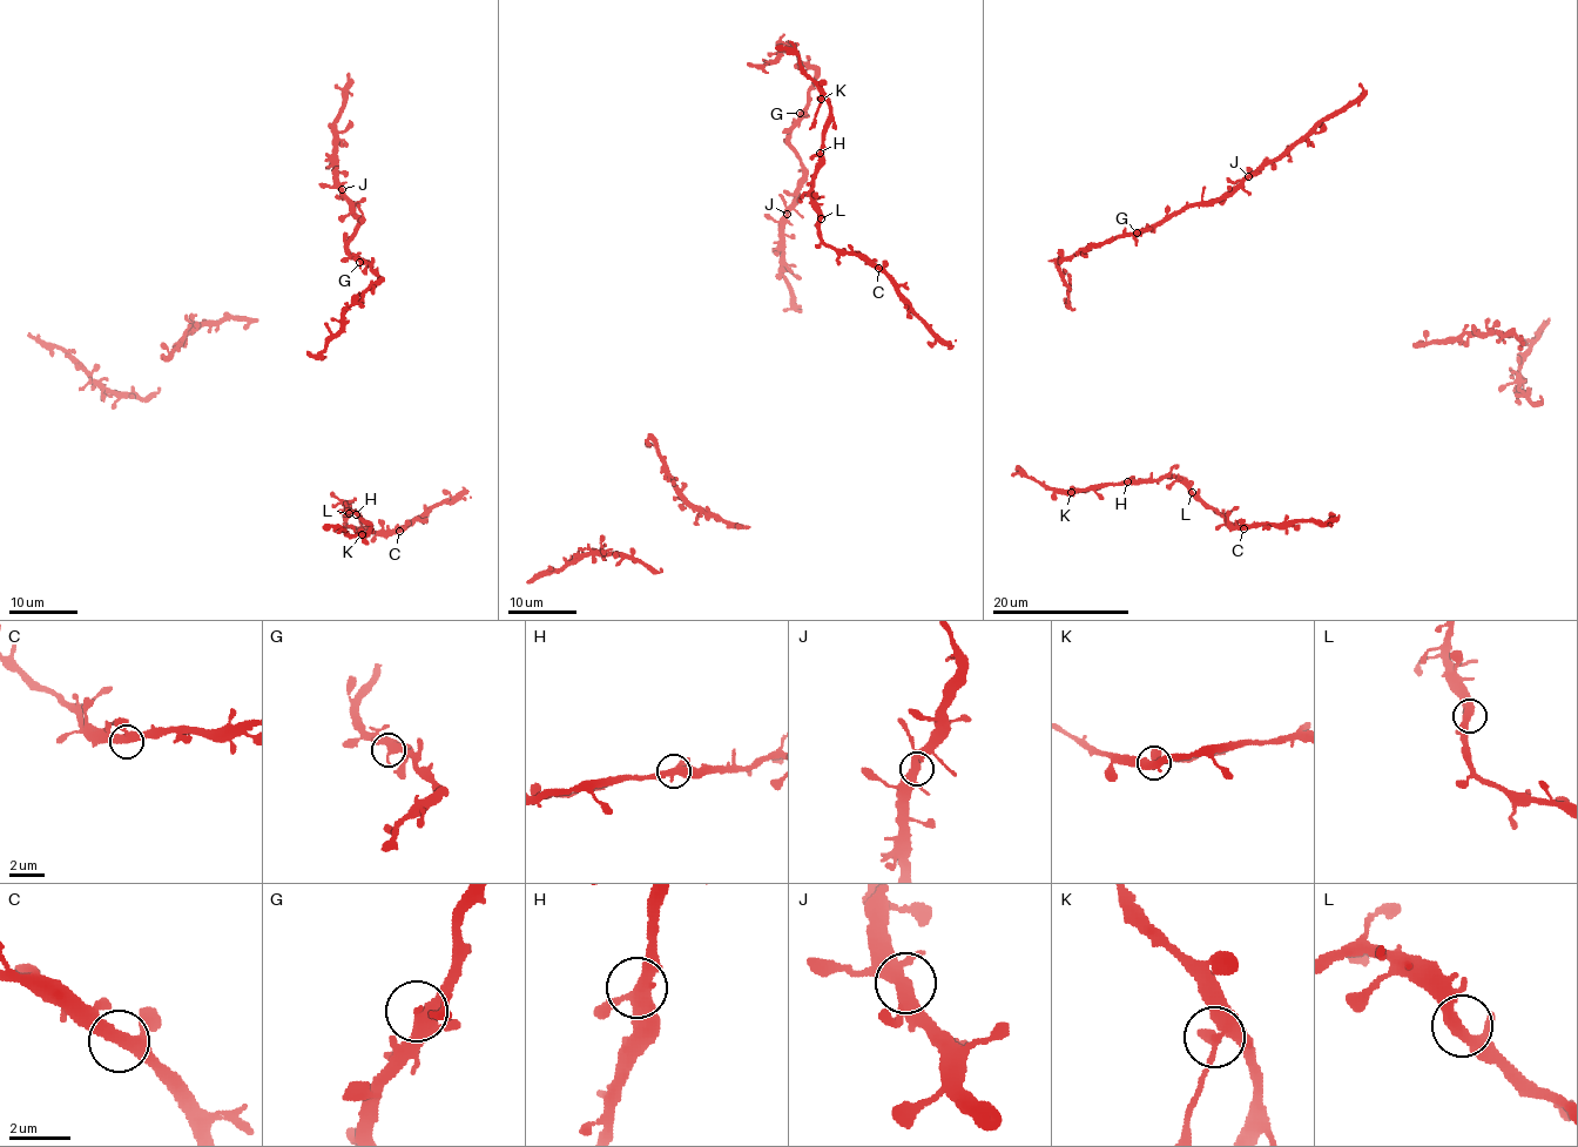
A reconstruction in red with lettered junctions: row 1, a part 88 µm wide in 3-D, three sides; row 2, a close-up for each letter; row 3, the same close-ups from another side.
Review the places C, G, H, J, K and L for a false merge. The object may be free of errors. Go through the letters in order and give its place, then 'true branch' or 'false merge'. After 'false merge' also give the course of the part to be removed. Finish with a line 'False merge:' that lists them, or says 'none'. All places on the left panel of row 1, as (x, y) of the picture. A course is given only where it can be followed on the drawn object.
C: (399, 531) | true branch
G: (359, 262) | true branch
H: (356, 514) | true branch
J: (342, 189) | true branch
K: (362, 534) | false merge
L: (349, 513) | true branch
False merge: K

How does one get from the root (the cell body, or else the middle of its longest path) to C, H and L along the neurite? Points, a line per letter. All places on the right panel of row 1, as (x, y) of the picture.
C: (1142, 480), (1177, 476), (1228, 525), (1243, 528)
H: (1142, 480), (1127, 481)
L: (1142, 480), (1177, 476), (1192, 492)

